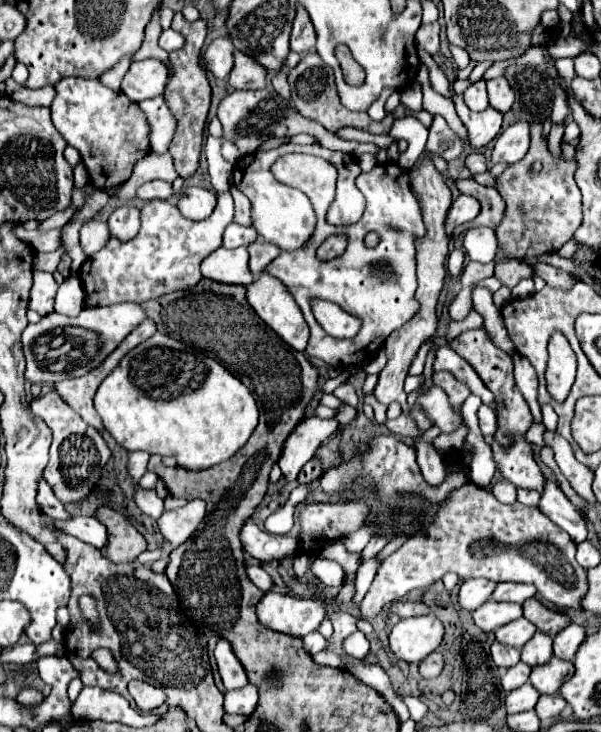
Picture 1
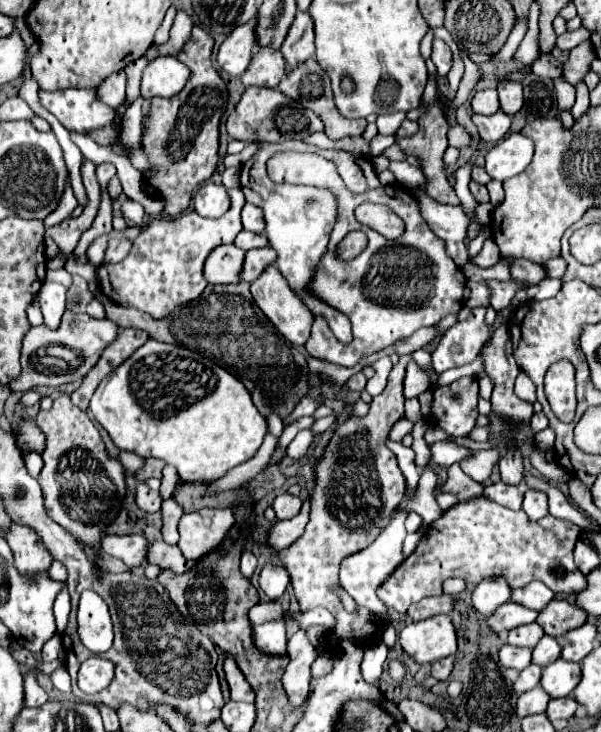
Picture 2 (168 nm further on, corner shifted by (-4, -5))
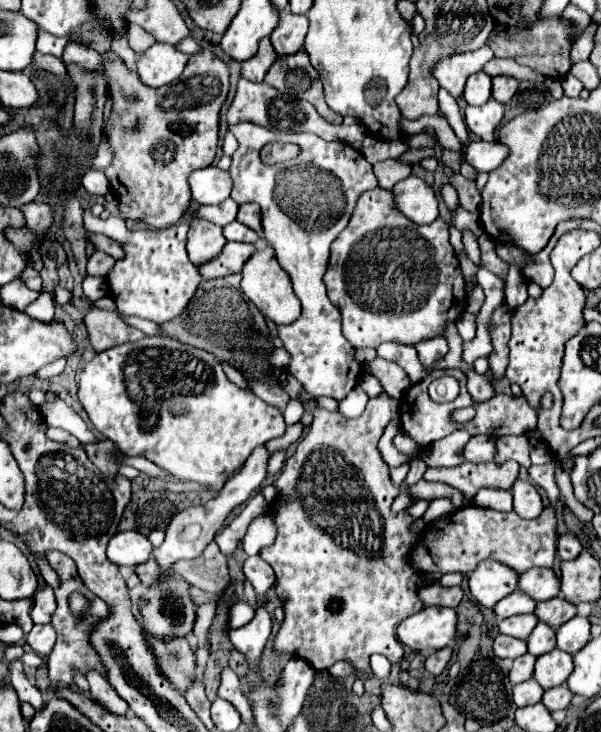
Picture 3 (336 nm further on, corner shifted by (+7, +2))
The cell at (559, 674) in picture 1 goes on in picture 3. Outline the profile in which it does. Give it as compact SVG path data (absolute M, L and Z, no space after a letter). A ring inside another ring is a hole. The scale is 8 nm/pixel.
M554 648L548 654L542 654L536 658L536 668L534 668L534 680L544 688L556 688L568 680L572 674L572 656L568 652L562 652Z

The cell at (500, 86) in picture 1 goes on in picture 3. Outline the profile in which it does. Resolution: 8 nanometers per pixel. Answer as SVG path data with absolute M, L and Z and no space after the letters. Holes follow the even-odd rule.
M494 76L492 78L492 98L500 100L500 104L508 104L510 98L518 90L518 80L508 76Z

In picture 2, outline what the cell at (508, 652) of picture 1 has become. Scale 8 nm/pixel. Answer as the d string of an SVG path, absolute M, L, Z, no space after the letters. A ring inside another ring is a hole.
M503 645L499 651L499 671L513 669L519 673L531 663L531 649Z

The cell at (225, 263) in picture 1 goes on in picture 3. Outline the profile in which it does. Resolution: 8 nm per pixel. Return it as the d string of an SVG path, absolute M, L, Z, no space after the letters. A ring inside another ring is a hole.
M194 220L188 232L188 256L194 266L206 264L208 260L214 260L226 244L226 238L222 236L222 228L206 222L206 220Z

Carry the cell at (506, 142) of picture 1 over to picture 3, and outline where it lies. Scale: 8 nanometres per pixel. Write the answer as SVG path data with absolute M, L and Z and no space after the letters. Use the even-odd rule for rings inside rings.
M474 140L464 148L464 156L478 172L492 172L508 158L508 146L498 140Z

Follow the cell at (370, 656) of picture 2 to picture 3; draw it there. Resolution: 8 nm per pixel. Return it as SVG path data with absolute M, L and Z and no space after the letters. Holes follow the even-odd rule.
M373 654L370 657L370 665L373 670L381 670L381 679L386 678L390 673L391 663L381 654Z

